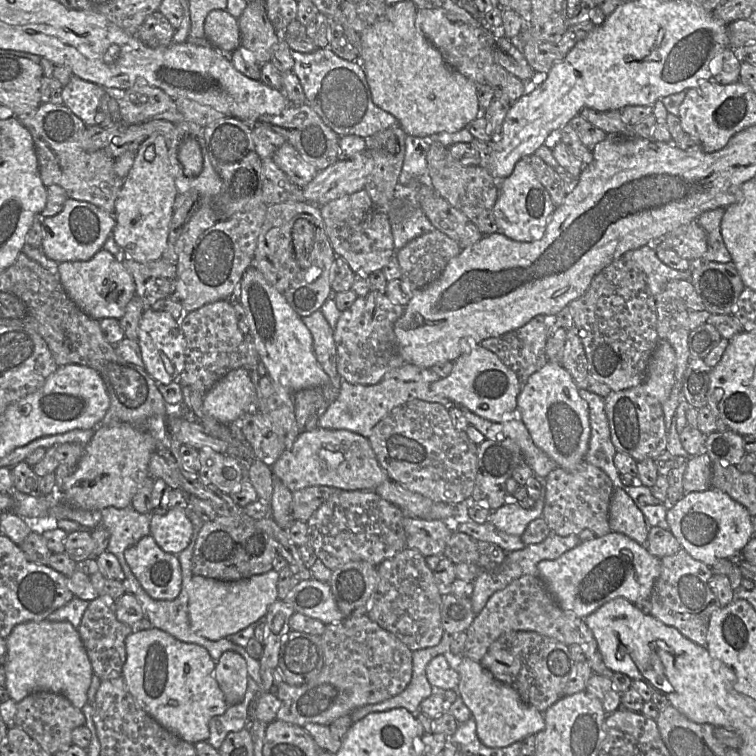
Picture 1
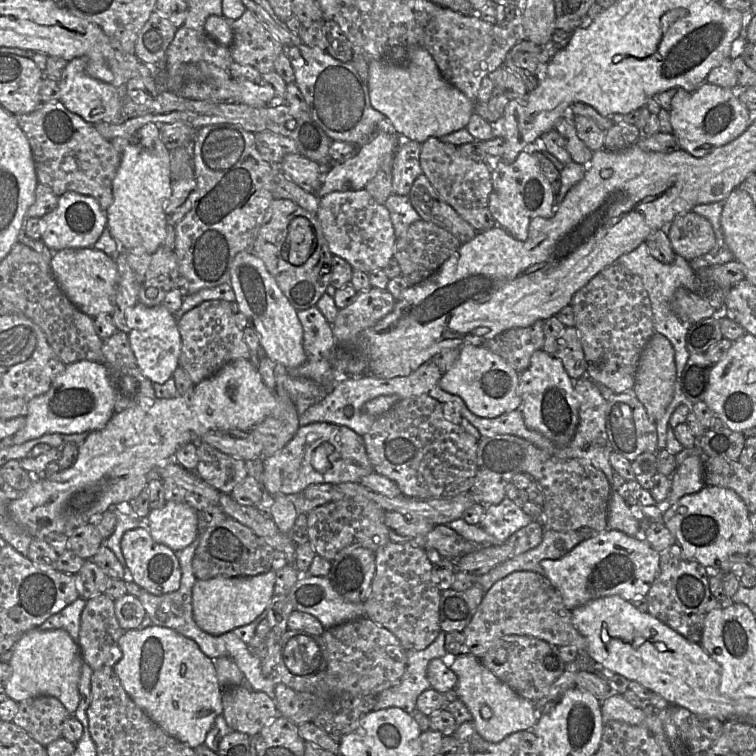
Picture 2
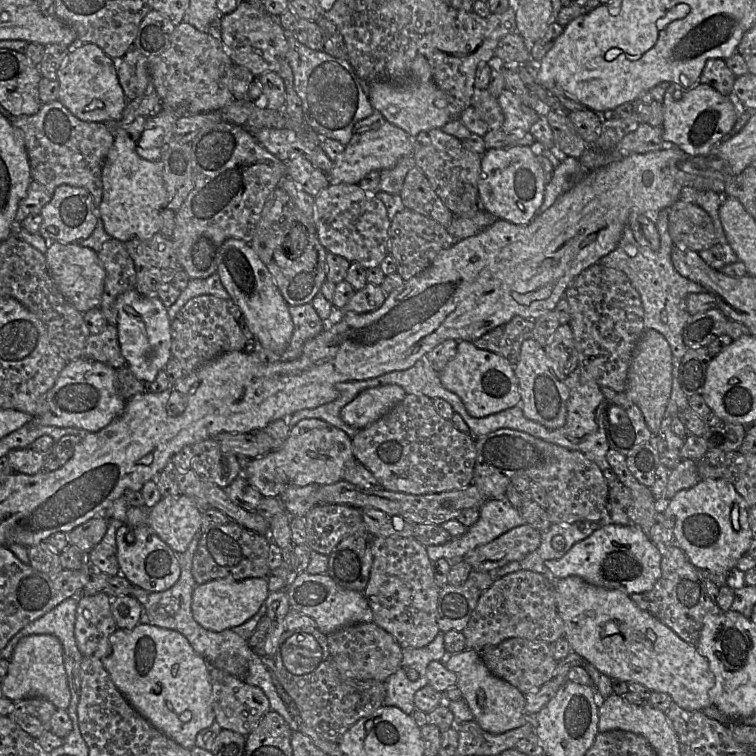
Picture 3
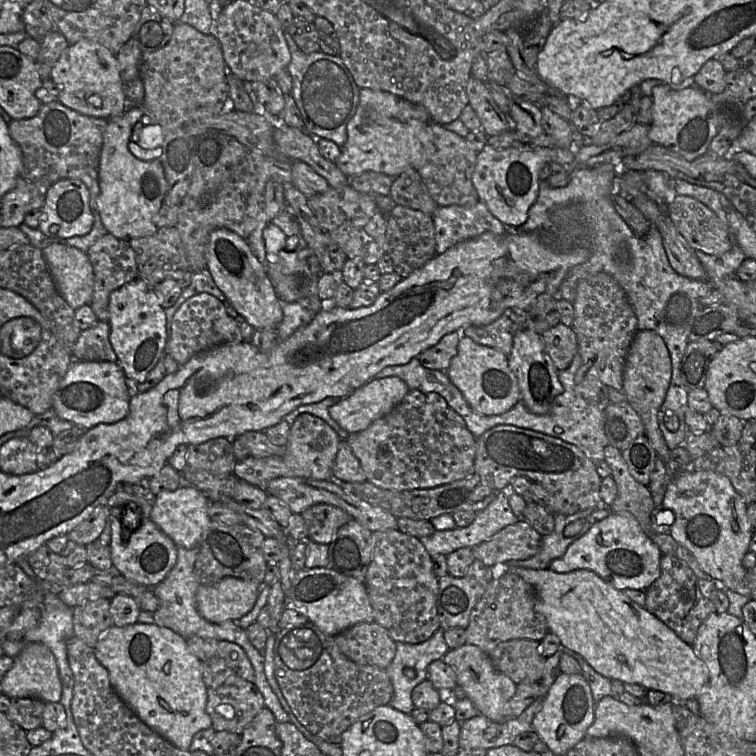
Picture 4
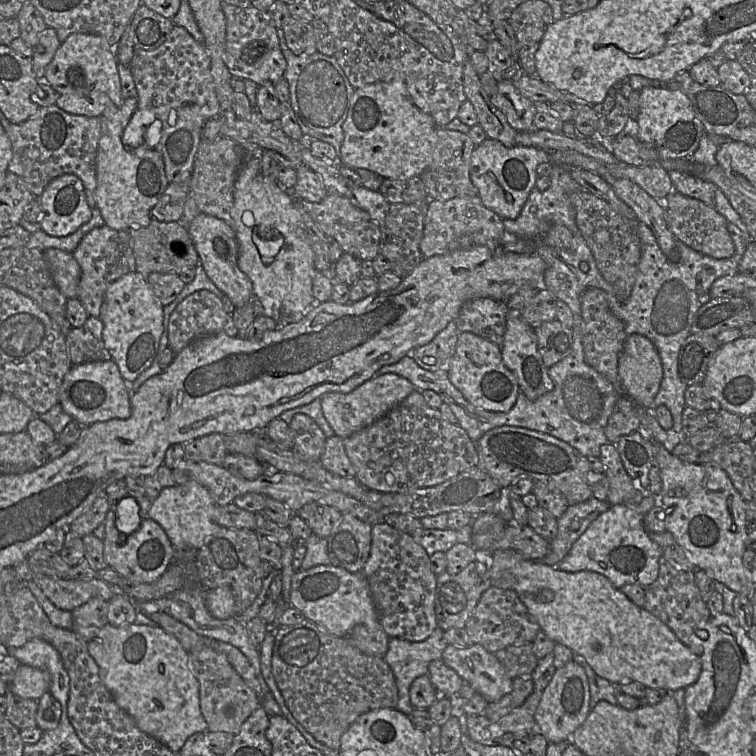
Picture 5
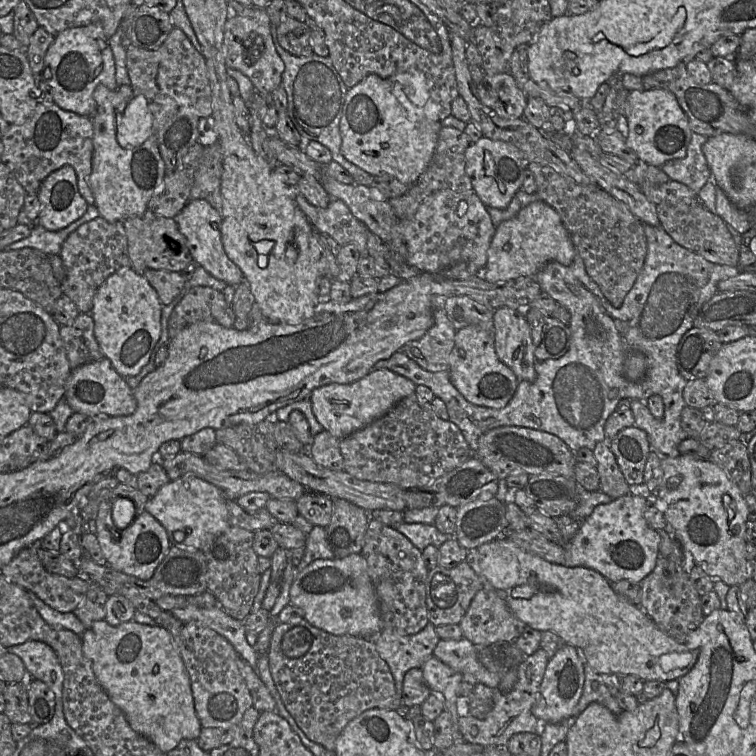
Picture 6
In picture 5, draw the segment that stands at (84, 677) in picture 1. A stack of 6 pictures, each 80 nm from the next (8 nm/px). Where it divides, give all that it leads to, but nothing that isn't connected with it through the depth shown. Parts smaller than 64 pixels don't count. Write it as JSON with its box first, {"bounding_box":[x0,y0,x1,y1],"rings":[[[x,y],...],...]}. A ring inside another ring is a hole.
{"bounding_box":[8,664,51,700],"rings":[[[21,664],[8,690],[24,699],[37,700],[49,692],[51,676],[46,670]]]}

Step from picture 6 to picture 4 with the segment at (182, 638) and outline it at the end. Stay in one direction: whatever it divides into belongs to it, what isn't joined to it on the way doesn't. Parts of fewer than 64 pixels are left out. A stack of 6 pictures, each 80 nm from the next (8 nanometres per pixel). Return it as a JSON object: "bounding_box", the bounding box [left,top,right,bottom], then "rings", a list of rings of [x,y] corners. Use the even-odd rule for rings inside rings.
{"bounding_box":[201,658,265,735],"rings":[[[221,658],[201,661],[202,677],[207,690],[206,711],[211,716],[212,728],[241,735],[245,727],[265,707],[264,698],[257,686],[240,677]]]}

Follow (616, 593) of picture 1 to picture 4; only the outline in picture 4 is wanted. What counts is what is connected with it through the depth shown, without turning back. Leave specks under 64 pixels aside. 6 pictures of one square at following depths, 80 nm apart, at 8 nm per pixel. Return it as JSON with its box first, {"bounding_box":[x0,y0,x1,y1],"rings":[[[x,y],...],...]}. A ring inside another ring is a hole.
{"bounding_box":[548,512,661,590],"rings":[[[612,512],[594,523],[584,535],[569,545],[562,557],[553,560],[548,568],[557,573],[587,569],[618,590],[646,590],[660,577],[661,556],[659,547],[643,532],[634,516],[628,512]]]}

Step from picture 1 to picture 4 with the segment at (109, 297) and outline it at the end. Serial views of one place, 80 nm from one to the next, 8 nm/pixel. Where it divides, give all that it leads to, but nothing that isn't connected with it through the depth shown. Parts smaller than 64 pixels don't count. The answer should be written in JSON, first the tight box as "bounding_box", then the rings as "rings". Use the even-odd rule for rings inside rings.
{"bounding_box":[43,242,94,309],"rings":[[[54,242],[46,246],[43,256],[60,295],[74,309],[90,305],[94,274],[86,252]]]}

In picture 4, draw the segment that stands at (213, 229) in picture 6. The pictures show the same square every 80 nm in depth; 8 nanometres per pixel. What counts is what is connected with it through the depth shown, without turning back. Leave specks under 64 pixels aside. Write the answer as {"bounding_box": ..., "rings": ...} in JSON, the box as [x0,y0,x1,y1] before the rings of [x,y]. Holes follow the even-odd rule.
{"bounding_box":[206,228,283,330],"rings":[[[217,228],[210,233],[206,250],[207,270],[239,315],[255,329],[276,330],[283,320],[283,303],[277,296],[265,266],[237,233]]]}

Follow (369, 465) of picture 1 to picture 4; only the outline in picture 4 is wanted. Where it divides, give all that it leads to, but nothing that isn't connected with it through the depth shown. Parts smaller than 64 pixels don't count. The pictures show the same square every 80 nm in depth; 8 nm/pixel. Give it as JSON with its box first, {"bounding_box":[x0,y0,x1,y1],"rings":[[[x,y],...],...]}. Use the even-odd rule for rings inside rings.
{"bounding_box":[233,413,343,491],"rings":[[[309,413],[300,414],[290,428],[288,443],[282,456],[248,457],[237,461],[233,474],[266,491],[268,483],[279,477],[303,477],[314,480],[333,479],[332,469],[343,440],[324,420]]]}

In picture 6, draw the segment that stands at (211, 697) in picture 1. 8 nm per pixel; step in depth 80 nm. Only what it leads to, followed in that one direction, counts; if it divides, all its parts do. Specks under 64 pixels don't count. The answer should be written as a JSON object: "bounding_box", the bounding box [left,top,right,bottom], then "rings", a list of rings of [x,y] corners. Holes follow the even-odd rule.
{"bounding_box":[82,620,202,753],"rings":[[[106,620],[96,621],[82,636],[82,649],[91,662],[97,681],[111,701],[124,713],[131,728],[167,753],[183,739],[196,739],[202,729],[196,714],[190,678],[173,636],[162,626],[124,622],[111,626]]]}

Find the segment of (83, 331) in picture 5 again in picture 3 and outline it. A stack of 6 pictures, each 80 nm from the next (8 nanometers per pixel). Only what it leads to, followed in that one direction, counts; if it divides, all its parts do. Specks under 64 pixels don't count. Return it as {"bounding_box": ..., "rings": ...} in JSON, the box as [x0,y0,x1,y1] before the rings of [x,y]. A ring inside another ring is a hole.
{"bounding_box":[84,324,127,370],"rings":[[[108,324],[103,332],[91,334],[87,339],[84,358],[104,363],[116,370],[127,367],[121,353],[116,326]]]}

